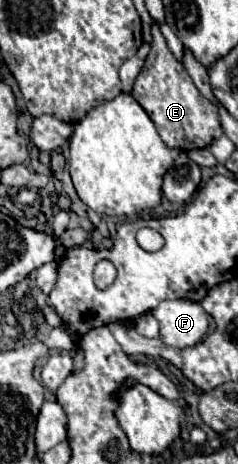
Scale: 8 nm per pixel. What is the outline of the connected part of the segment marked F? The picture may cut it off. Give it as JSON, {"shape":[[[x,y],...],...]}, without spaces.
{"shape":[[[165,299],[151,313],[161,325],[161,341],[179,349],[197,345],[209,327],[205,309],[195,301]]]}

